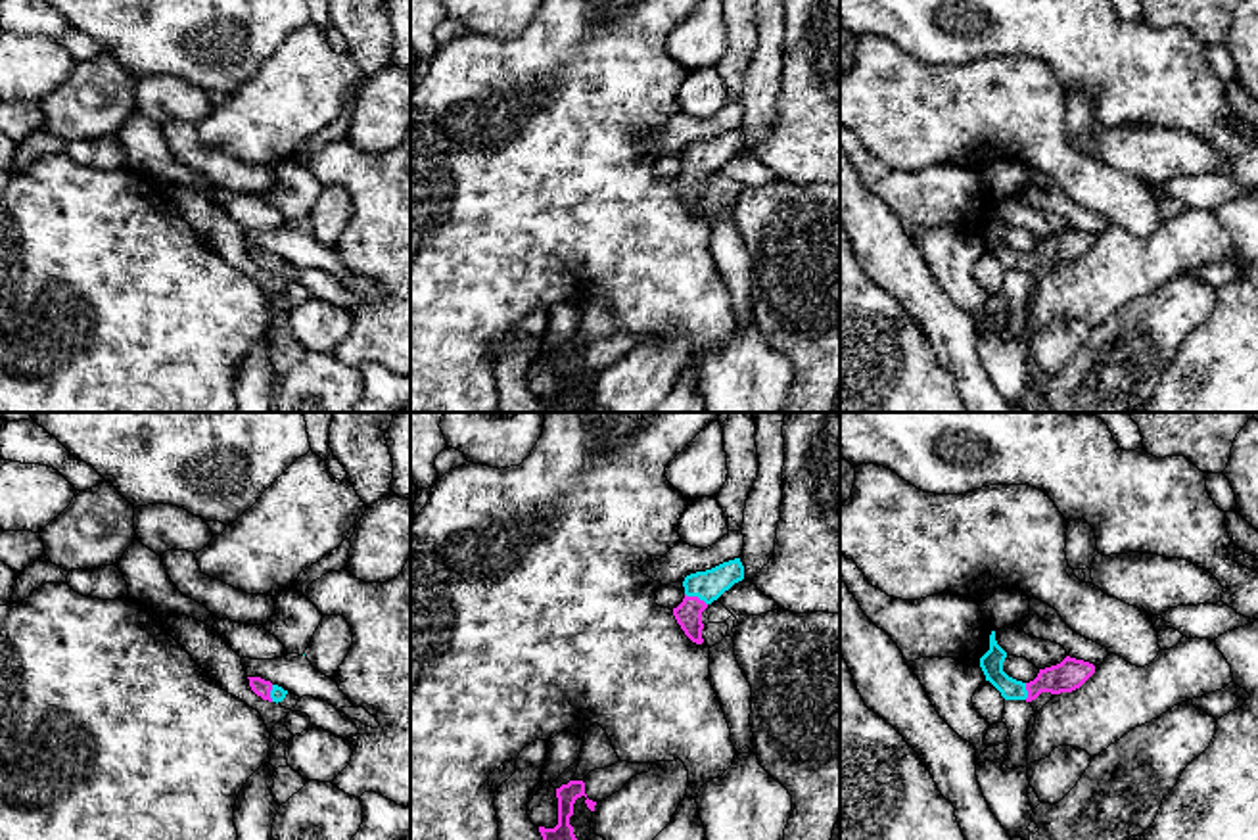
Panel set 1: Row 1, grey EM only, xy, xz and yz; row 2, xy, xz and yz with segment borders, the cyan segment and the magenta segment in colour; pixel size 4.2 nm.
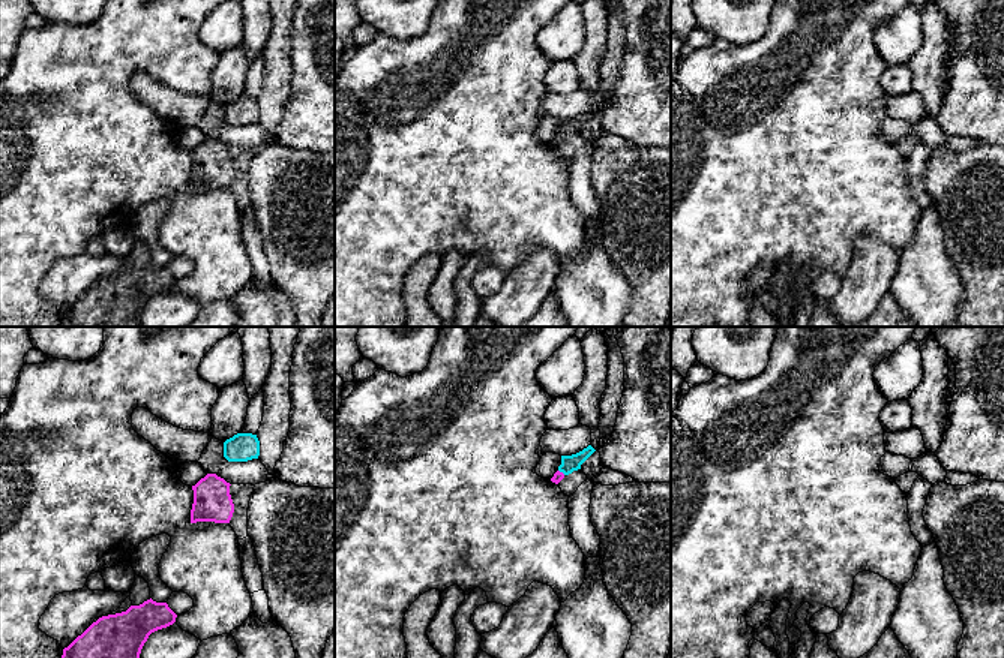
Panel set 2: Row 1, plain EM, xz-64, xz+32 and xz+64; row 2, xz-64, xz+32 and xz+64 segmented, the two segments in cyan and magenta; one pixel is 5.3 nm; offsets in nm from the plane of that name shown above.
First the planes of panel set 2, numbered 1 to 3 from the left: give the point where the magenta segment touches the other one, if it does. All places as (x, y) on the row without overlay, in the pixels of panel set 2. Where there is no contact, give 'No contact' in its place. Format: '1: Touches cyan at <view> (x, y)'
1: No contact
2: Touches cyan at xz+32 (562, 135)
3: No contact

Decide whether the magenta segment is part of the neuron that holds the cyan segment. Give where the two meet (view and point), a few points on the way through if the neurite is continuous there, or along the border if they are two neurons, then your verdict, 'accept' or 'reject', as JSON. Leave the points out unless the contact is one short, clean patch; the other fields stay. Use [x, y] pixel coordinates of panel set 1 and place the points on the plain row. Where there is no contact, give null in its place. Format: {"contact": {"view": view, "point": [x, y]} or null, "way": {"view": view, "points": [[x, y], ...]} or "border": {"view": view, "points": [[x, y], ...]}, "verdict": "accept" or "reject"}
{"contact": {"view": "xz", "point": [697, 165]}, "way": {"view": "xz", "points": [[708, 156], [697, 165], [689, 183]]}, "verdict": "accept"}

